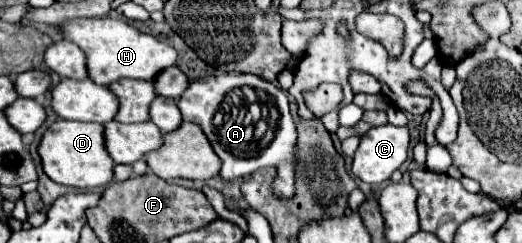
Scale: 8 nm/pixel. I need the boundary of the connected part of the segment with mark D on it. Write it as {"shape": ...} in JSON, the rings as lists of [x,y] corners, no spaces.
{"shape":[[[54,121],[42,137],[38,147],[42,157],[44,173],[62,185],[72,185],[80,189],[94,189],[108,185],[114,177],[114,161],[104,147],[104,127],[100,123],[80,123],[80,121]]]}

